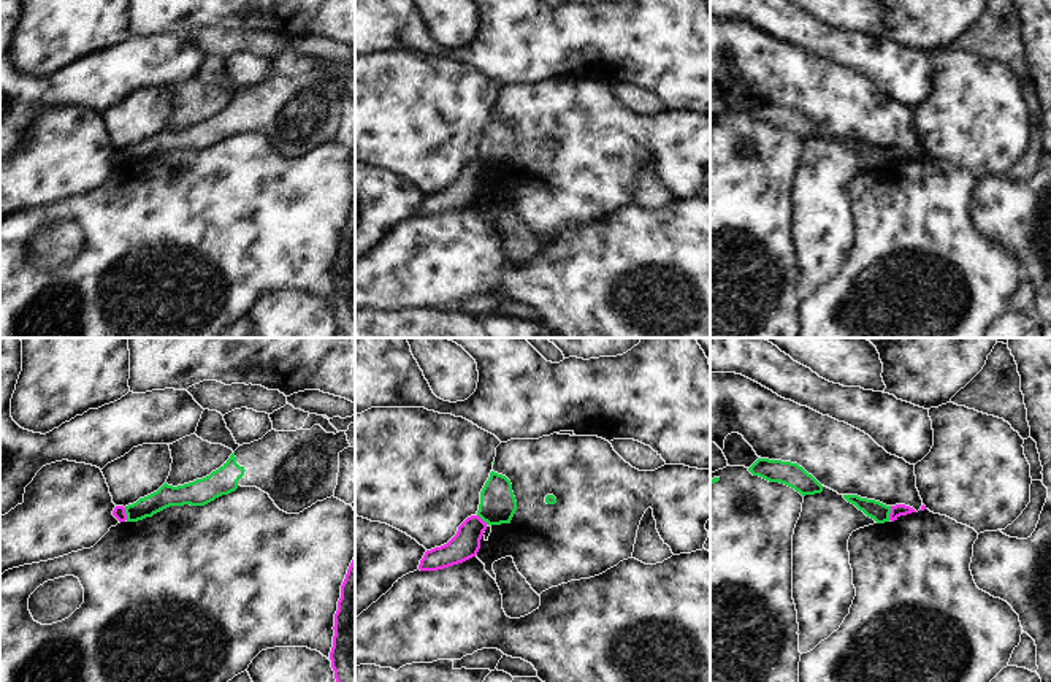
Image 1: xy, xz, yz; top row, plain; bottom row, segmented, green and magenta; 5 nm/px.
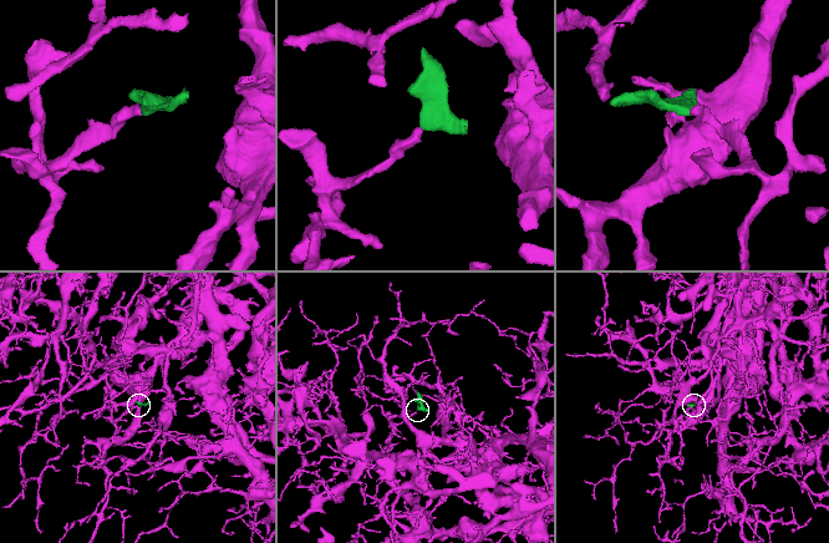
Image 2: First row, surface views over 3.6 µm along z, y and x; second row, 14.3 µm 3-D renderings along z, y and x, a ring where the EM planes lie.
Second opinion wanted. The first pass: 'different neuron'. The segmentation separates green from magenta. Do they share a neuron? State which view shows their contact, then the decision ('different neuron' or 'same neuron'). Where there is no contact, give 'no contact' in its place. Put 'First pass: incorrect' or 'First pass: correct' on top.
First pass: correct
meets green in yz; different neuron

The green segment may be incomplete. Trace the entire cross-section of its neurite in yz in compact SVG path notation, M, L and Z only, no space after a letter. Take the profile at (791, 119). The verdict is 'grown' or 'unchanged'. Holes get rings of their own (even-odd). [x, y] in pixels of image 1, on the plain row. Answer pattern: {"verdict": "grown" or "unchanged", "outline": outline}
{"verdict": "unchanged", "outline": "M758 103L748 116L769 127L785 128L802 141L823 136L823 130L797 108Z"}

